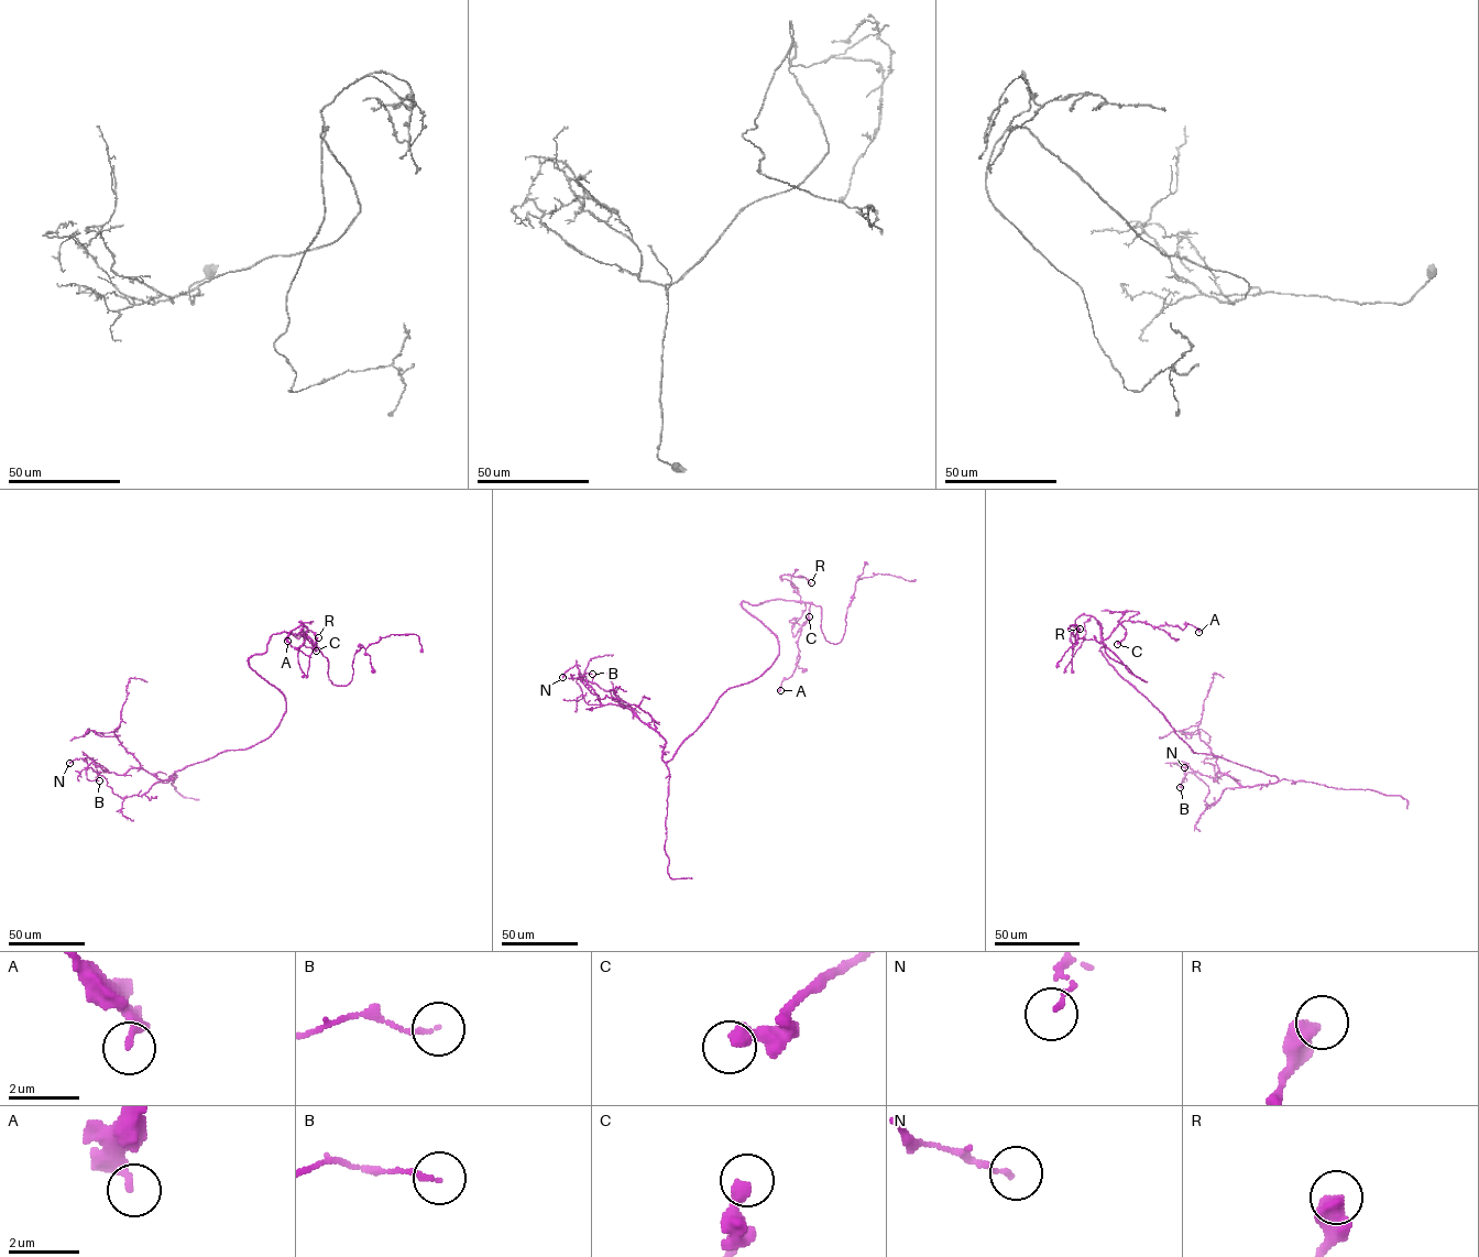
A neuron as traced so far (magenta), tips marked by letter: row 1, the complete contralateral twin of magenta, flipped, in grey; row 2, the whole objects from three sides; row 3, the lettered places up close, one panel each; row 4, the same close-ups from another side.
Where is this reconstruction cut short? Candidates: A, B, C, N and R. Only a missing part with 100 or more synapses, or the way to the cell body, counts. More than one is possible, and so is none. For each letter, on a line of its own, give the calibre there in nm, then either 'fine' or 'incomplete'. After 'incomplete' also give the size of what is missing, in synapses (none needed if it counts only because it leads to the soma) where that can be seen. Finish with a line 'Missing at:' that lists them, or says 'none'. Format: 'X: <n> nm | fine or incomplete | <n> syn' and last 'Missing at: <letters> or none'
A: 280 nm | fine
B: 110 nm | fine
C: 400 nm | fine
N: 130 nm | fine
R: 550 nm | fine
Missing at: none

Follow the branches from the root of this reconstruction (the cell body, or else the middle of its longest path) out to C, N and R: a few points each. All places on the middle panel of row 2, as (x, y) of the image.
C: (779, 645), (743, 601), (808, 602), (807, 619), (793, 636), (796, 620), (789, 621), (804, 624), (809, 616)
N: (779, 645), (773, 664), (729, 688), (667, 762), (665, 740), (632, 710), (603, 704), (576, 665), (562, 677)
R: (779, 645), (777, 637), (742, 602), (799, 602), (797, 587), (781, 579), (784, 575), (804, 577), (811, 582)

